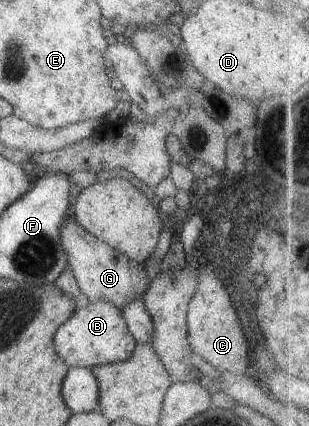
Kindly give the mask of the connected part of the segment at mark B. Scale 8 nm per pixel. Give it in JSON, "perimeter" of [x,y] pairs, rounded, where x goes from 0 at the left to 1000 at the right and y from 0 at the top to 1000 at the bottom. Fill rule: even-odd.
{"perimeter":[[[291,709],[272,725],[249,725],[181,772],[172,803],[178,826],[227,864],[294,864],[411,845],[440,800],[395,749],[392,730],[356,709]]]}

